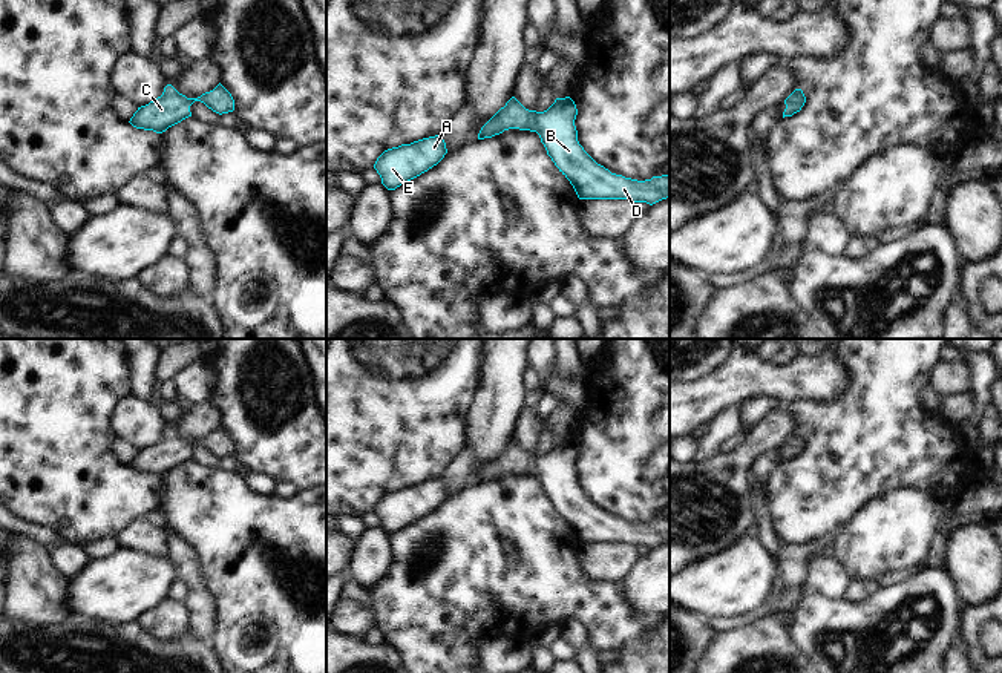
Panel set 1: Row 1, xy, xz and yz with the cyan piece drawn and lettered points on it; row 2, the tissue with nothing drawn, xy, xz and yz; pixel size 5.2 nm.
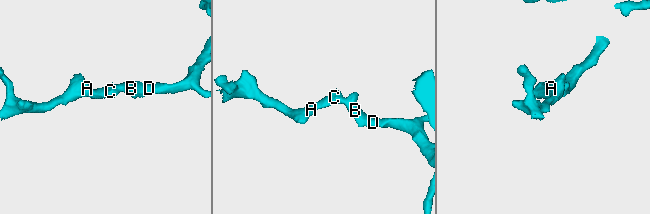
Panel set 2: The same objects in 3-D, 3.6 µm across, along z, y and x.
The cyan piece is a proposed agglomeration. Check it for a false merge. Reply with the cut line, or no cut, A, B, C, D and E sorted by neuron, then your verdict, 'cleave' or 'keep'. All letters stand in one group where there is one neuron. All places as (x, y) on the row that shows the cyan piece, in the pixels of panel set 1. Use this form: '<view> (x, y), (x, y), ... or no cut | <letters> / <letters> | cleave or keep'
no cut | A B C D E | keep

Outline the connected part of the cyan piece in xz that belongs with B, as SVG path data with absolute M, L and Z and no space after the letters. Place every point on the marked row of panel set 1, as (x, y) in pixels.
M515 97L480 130L478 140L509 129L536 132L559 172L579 199L628 199L650 205L670 198L670 175L637 181L611 173L579 144L575 120L578 109L570 97L556 98L544 112L526 109Z

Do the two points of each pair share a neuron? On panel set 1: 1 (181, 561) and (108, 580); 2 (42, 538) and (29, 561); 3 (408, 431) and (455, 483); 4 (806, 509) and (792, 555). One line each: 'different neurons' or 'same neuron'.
1: different neurons
2: different neurons
3: different neurons
4: different neurons

